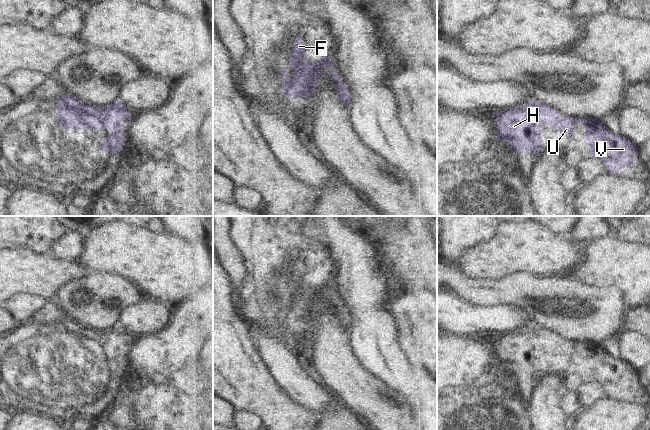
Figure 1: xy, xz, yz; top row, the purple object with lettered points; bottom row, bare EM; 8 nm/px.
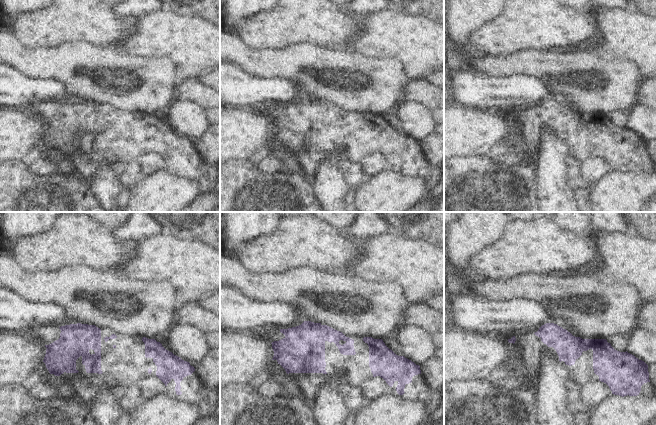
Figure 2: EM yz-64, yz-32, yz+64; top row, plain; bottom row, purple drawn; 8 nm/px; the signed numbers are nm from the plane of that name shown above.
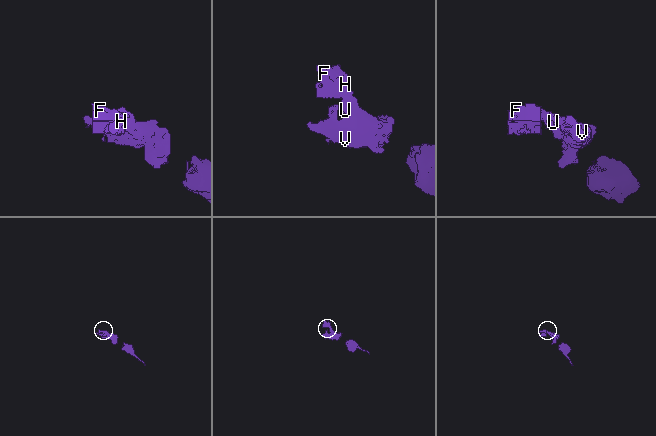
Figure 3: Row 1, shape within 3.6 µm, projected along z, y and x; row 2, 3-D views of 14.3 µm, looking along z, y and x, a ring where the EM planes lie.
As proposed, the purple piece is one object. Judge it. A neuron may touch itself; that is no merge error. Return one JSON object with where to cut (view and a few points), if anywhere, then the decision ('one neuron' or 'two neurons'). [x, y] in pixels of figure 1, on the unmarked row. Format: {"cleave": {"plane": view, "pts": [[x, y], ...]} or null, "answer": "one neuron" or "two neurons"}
{"cleave": null, "answer": "one neuron"}

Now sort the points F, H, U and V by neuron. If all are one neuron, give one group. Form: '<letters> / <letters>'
F H U V

